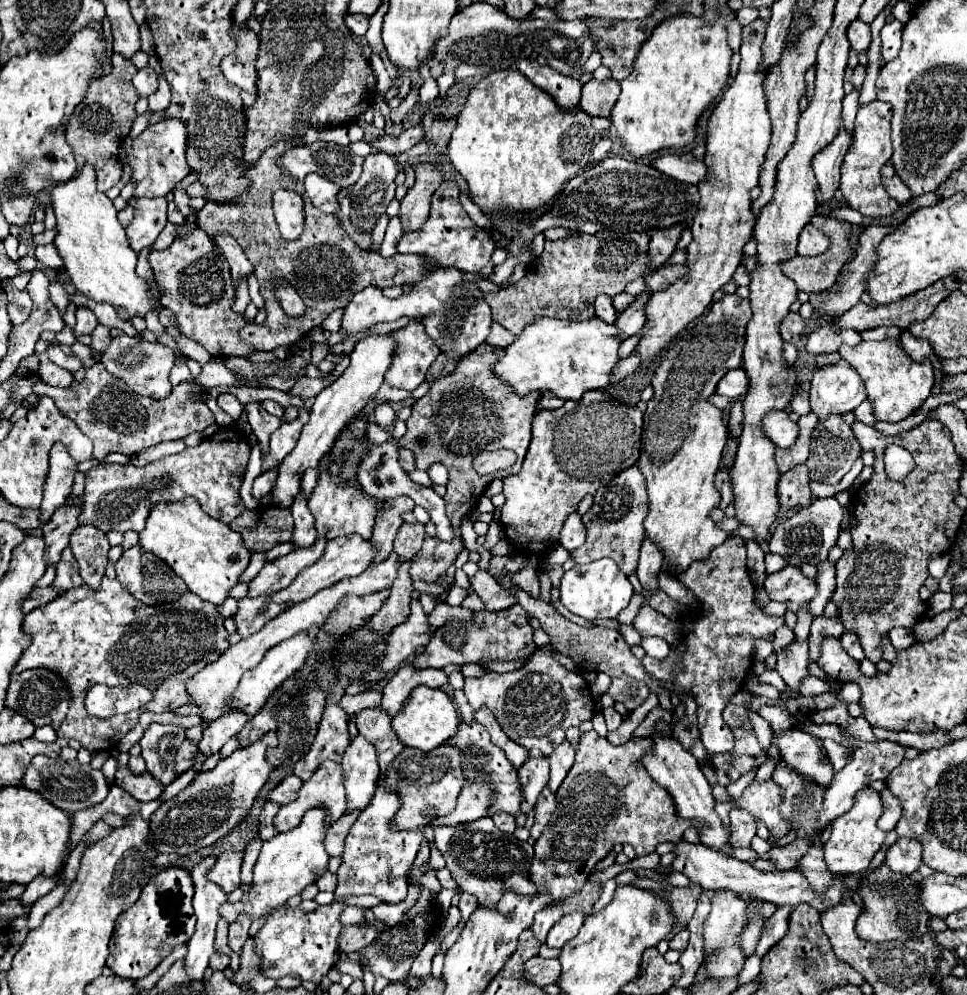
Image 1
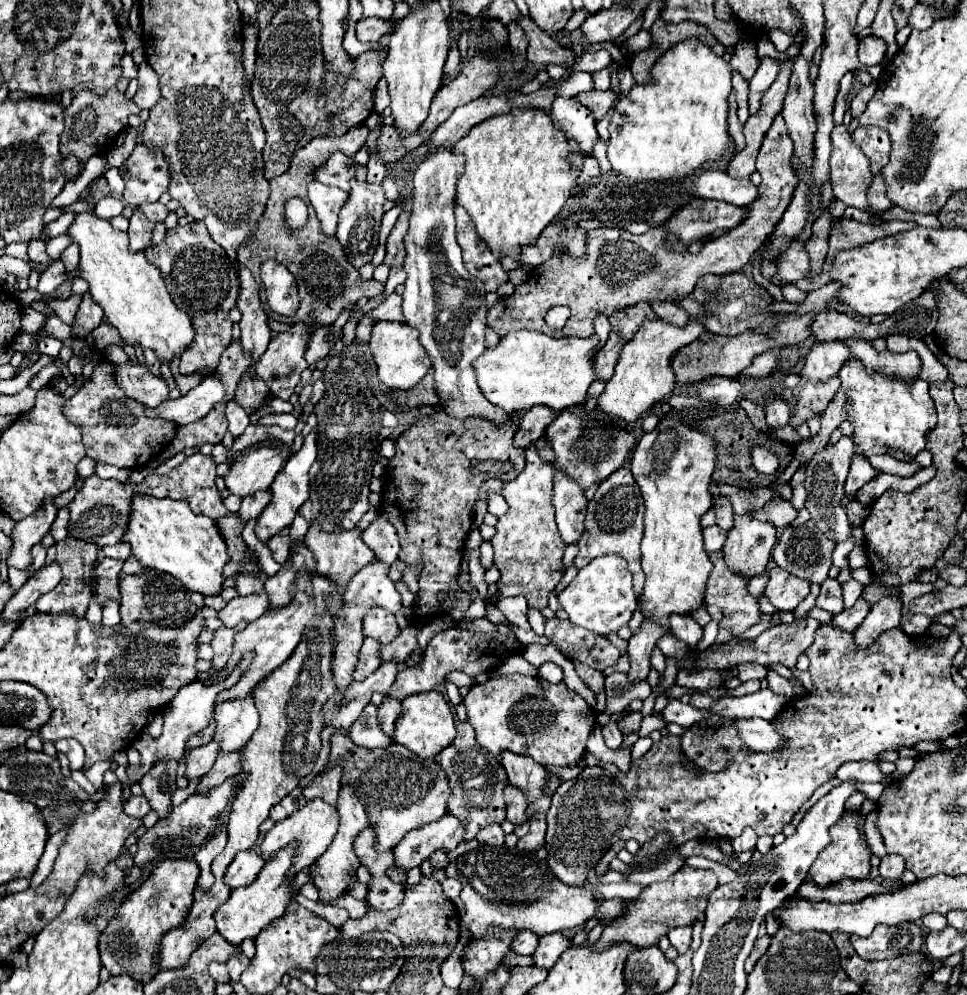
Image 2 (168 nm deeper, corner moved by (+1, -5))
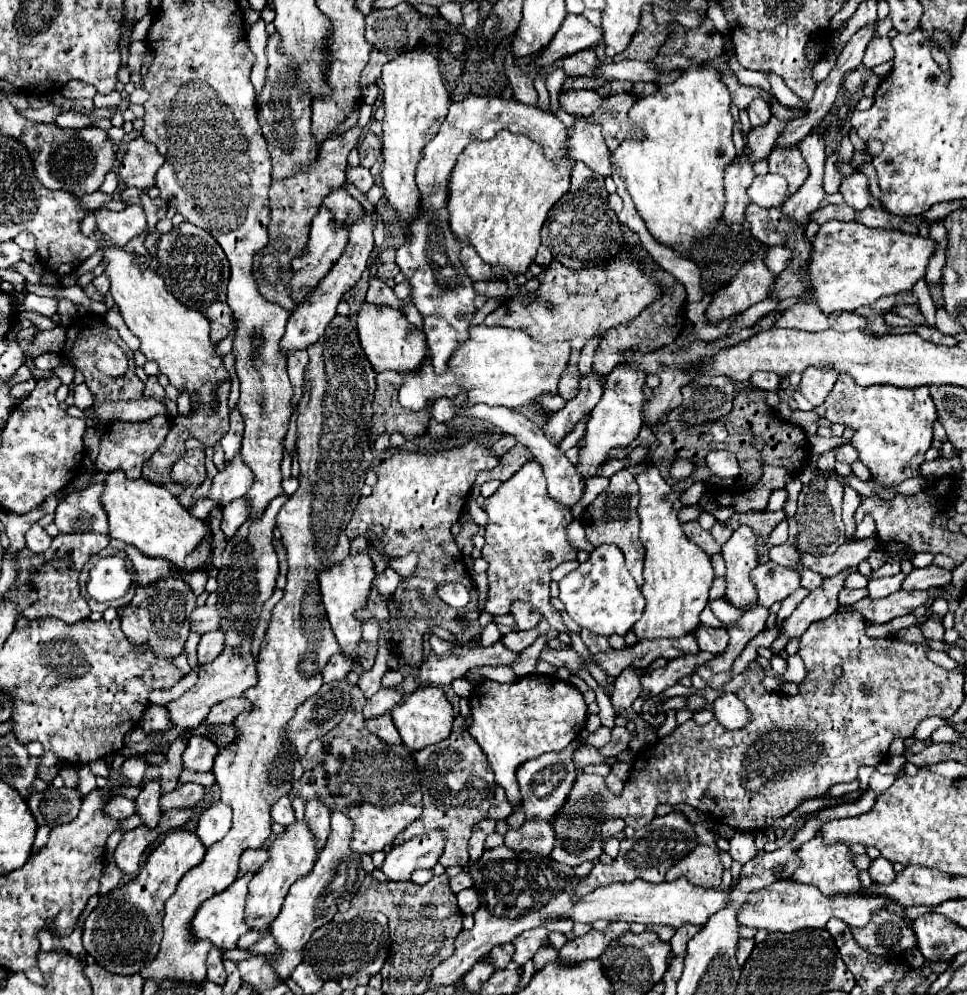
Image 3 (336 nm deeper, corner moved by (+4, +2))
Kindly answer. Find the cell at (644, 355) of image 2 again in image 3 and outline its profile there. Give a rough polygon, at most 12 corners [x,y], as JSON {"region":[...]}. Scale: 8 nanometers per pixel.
{"region":[[645,373],[607,375],[587,421],[577,473],[597,477],[641,431]]}

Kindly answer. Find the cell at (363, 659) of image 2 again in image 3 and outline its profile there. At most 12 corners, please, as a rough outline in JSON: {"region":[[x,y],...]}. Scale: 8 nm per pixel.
{"region":[[333,655],[323,681],[345,679],[355,661]]}

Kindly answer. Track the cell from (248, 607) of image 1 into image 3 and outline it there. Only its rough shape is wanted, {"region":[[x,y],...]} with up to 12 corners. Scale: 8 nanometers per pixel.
{"region":[[209,631],[197,645],[199,663],[219,657],[223,633]]}

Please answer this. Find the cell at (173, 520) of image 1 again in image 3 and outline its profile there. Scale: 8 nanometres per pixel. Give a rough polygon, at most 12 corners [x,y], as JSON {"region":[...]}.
{"region":[[109,471],[109,537],[183,567],[209,533],[165,489]]}

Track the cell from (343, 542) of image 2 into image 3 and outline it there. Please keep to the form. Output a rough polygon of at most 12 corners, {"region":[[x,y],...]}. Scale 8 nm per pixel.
{"region":[[349,555],[319,573],[327,619],[341,653],[357,659],[375,569]]}

